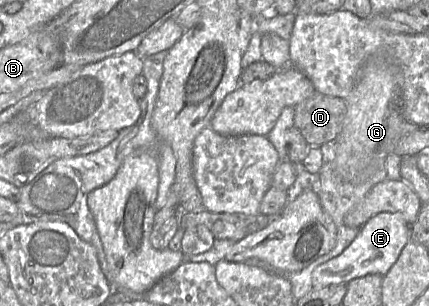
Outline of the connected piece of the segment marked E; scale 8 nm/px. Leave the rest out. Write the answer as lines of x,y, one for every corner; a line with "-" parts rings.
379,213
361,228
352,243
337,257
318,265
312,272
313,289
347,284
369,274
384,276
397,261
402,249
412,239
411,226
398,214

